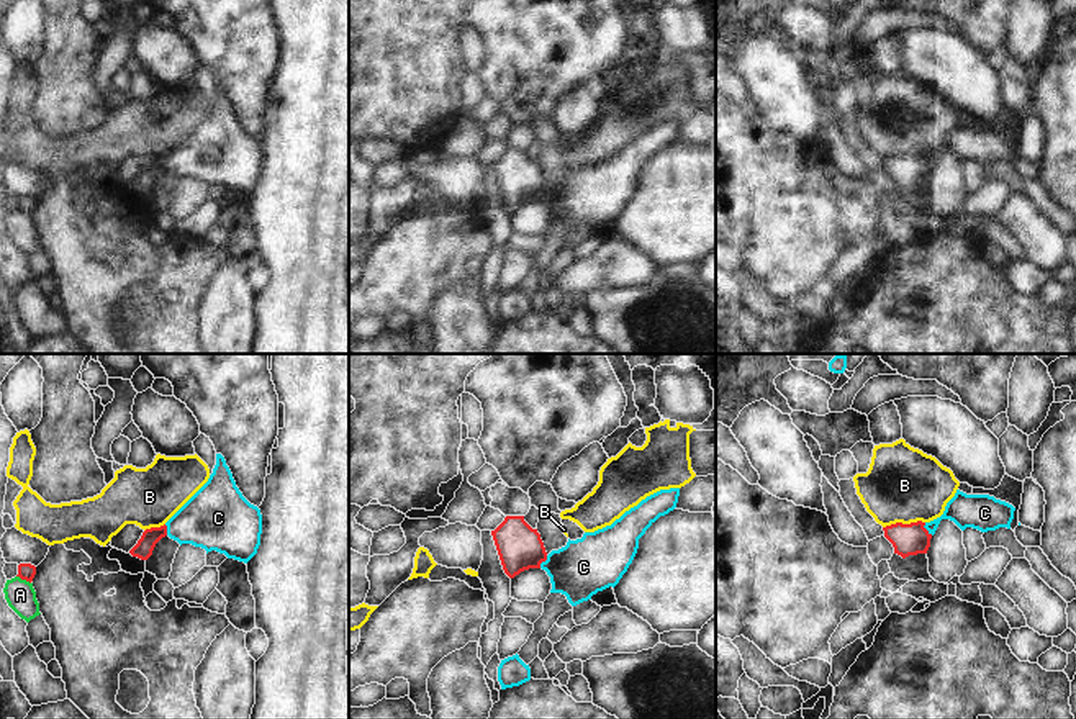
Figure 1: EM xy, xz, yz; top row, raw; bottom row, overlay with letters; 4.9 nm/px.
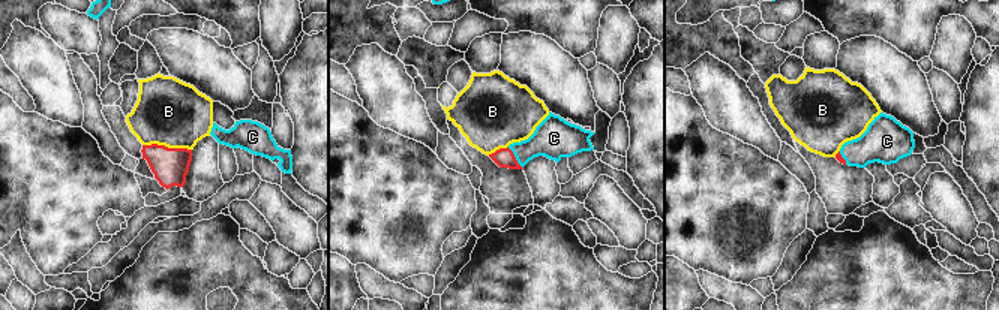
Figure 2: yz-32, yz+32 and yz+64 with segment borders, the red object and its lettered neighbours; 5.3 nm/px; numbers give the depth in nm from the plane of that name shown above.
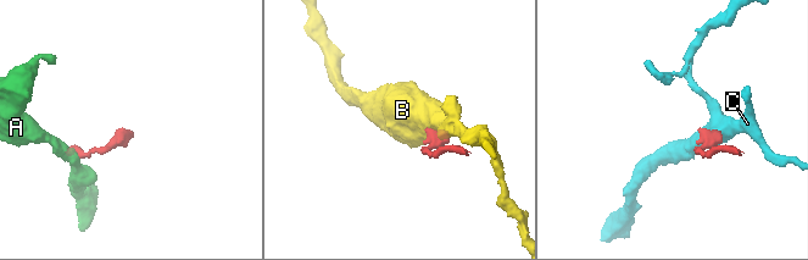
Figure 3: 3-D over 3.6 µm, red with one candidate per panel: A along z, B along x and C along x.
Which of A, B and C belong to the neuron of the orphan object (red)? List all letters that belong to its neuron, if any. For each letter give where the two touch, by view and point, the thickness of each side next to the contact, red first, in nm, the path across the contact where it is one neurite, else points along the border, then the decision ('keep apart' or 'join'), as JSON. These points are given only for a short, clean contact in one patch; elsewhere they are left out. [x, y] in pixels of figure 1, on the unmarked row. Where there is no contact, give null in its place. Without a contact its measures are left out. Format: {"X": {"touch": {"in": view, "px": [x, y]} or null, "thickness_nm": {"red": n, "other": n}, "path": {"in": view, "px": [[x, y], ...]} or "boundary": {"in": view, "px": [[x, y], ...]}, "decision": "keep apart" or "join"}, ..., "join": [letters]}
{"A": {"touch": {"in": "xy", "px": [23, 212]}, "thickness_nm": {"red": 80, "other": 150}, "boundary": {"in": "xy", "px": [[17, 208], [30, 217]]}, "decision": "keep apart"}, "B": {"touch": {"in": "yz", "px": [901, 156]}, "thickness_nm": {"red": 160, "other": 360}, "boundary": {"in": "yz", "px": [[924, 154], [891, 156], [883, 161]]}, "decision": "keep apart"}, "C": {"touch": {"in": "xz", "px": [542, 194]}, "thickness_nm": {"red": 220, "other": 280}, "path": {"in": "xz", "px": [[519, 180], [542, 194], [565, 200], [583, 200]]}, "decision": "join"}, "join": ["C"]}

